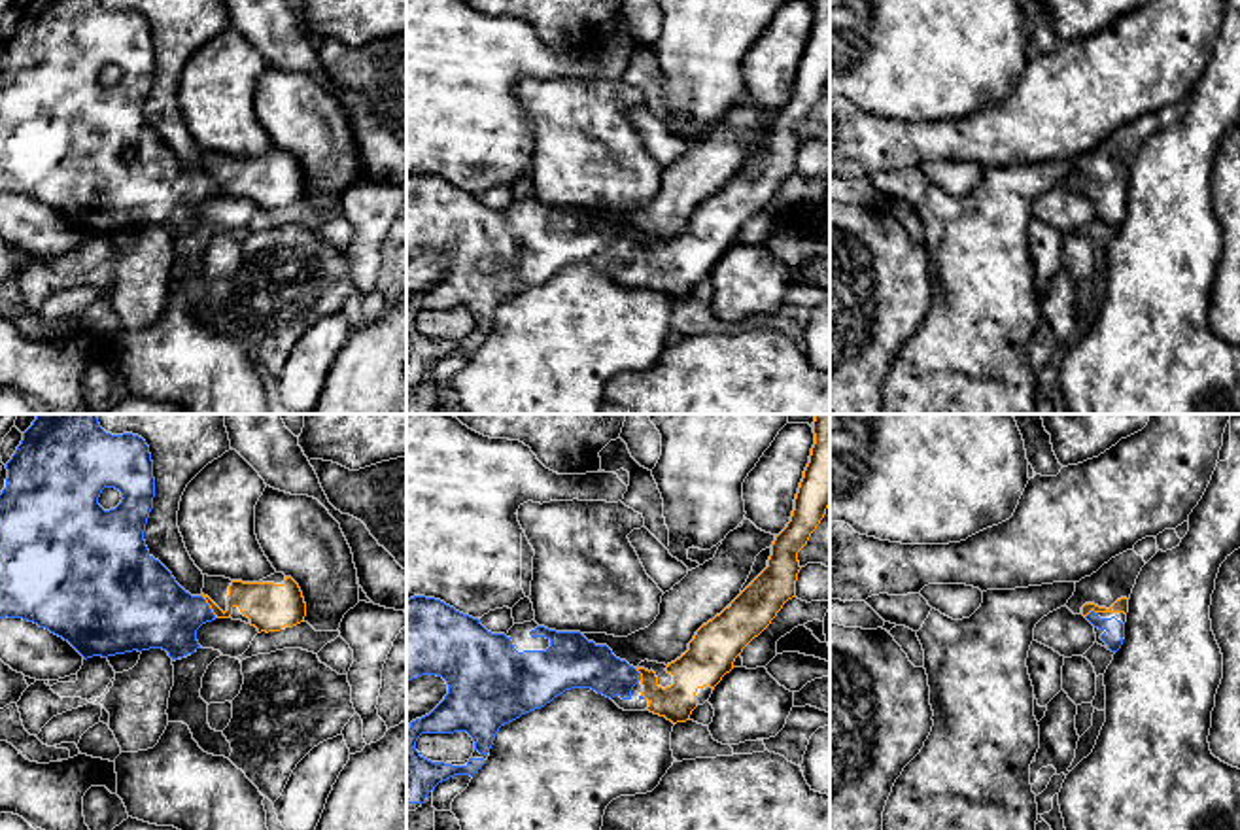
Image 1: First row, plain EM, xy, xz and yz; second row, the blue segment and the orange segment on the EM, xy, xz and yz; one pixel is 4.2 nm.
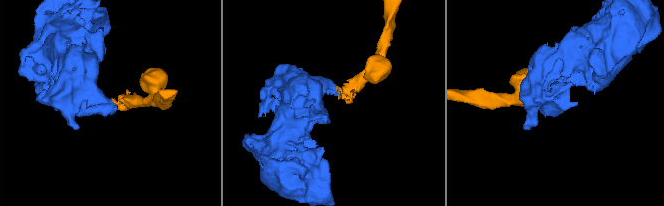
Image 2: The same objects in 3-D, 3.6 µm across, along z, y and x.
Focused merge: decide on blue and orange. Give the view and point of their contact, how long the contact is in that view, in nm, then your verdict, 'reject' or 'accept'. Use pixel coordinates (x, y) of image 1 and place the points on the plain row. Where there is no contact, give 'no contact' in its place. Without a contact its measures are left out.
xy (208, 184) | 120 nm | accept

